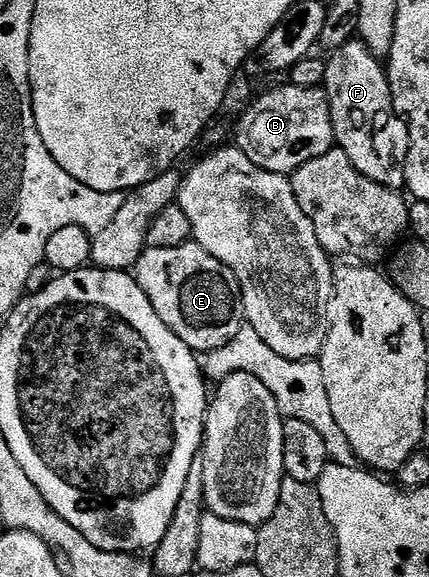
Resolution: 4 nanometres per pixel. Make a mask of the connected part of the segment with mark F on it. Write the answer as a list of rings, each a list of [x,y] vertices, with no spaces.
[[[358,38],[341,46],[336,52],[330,53],[325,61],[327,69],[322,89],[326,92],[327,101],[331,107],[337,147],[345,154],[349,154],[349,162],[353,162],[353,166],[357,166],[357,170],[361,170],[361,174],[365,174],[365,178],[373,178],[373,182],[386,188],[402,189],[407,183],[405,162],[409,154],[411,139],[406,122],[395,113],[384,61],[380,57],[374,56]]]

